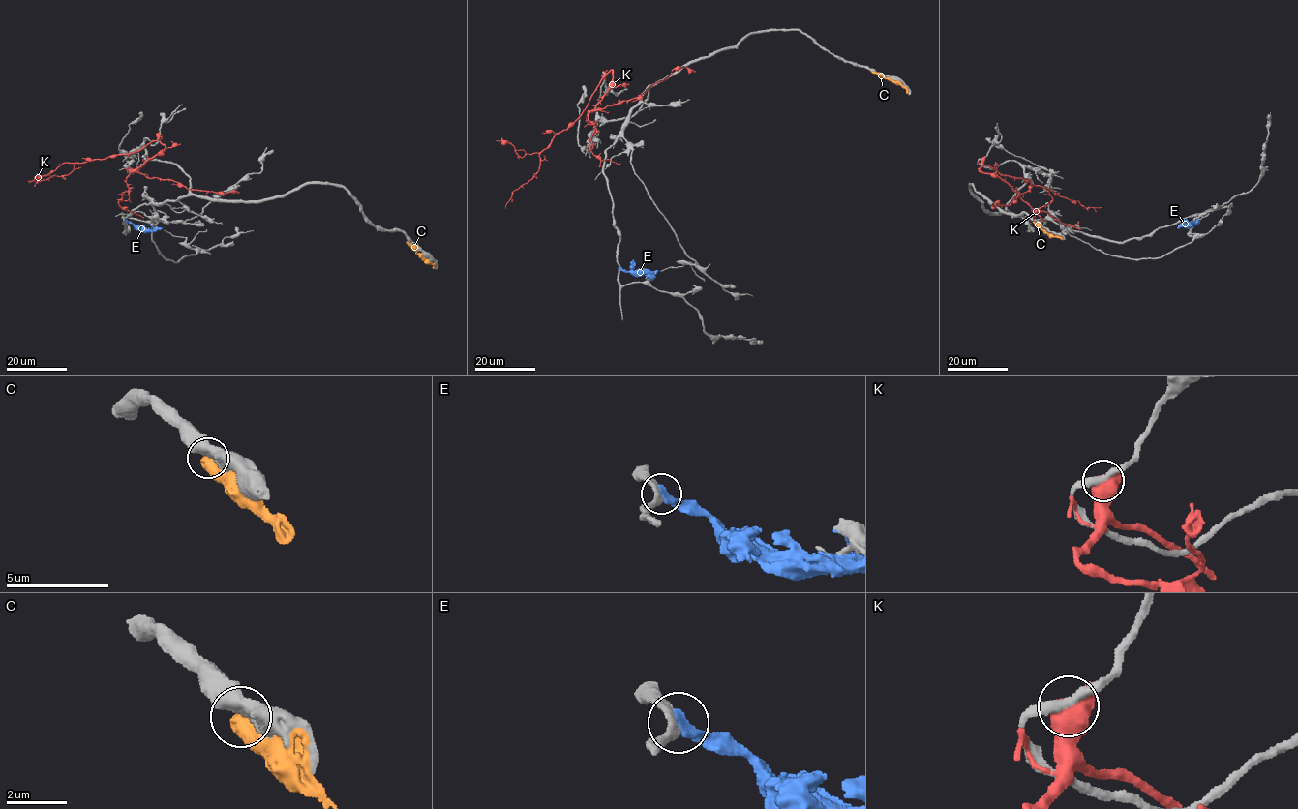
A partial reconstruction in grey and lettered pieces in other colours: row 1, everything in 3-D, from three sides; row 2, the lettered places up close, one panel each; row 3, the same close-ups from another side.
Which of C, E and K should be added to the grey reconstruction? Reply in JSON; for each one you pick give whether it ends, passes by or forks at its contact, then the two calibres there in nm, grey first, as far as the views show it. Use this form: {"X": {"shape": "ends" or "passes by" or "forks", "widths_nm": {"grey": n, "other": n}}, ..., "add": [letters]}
{"add": []}

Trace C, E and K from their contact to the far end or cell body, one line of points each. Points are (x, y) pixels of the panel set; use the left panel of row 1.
C: (408, 241), (433, 268)
E: (126, 220), (149, 230), (163, 228)
K: (159, 134), (156, 140), (133, 153), (75, 164), (68, 175), (27, 181)

